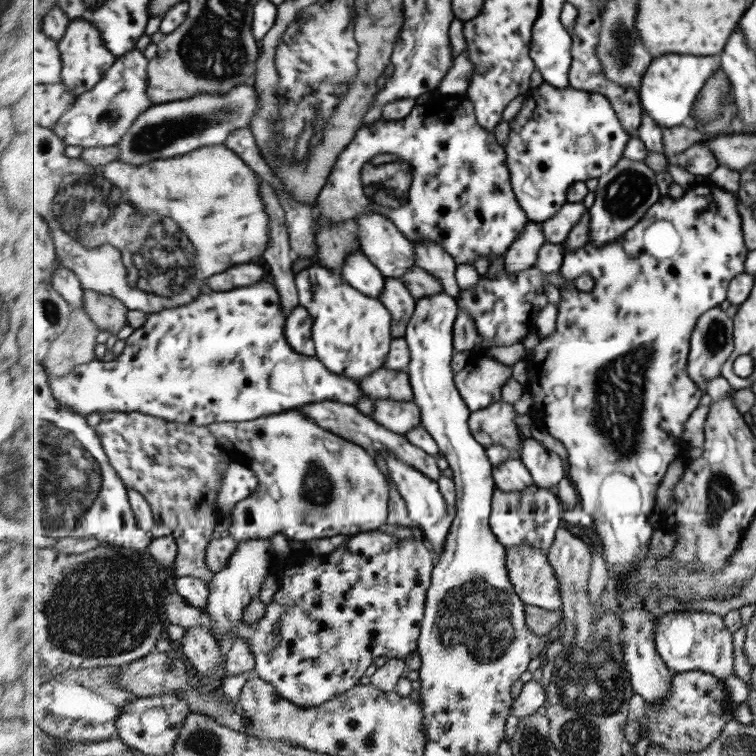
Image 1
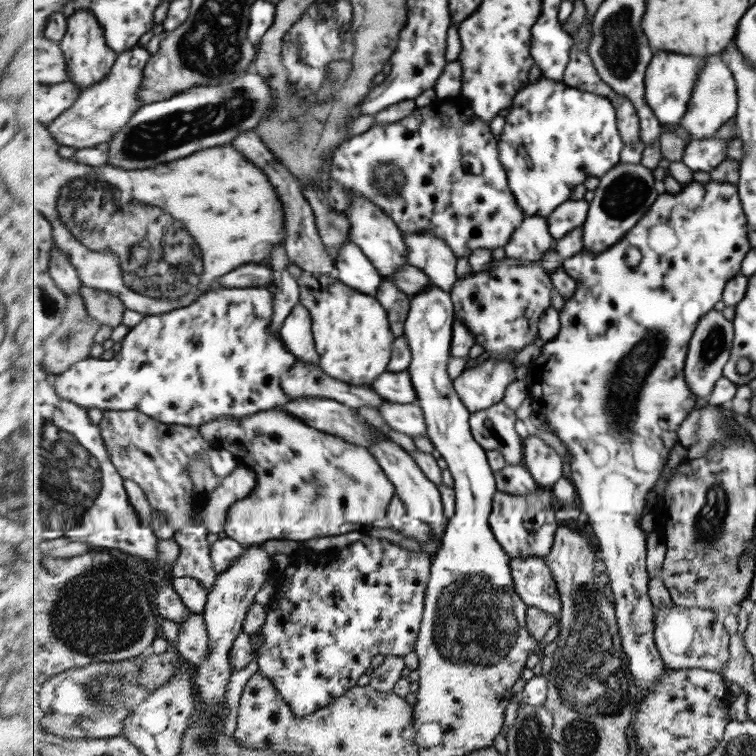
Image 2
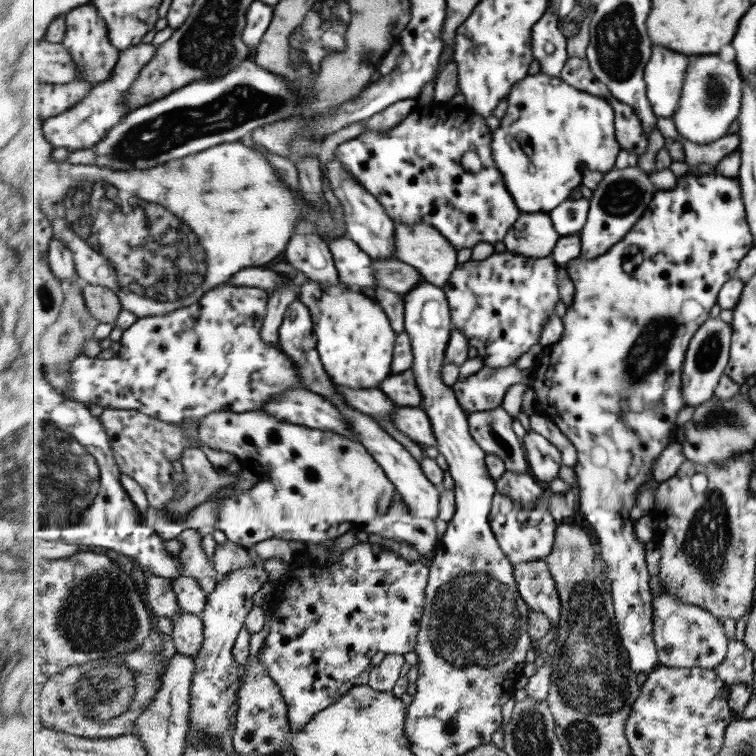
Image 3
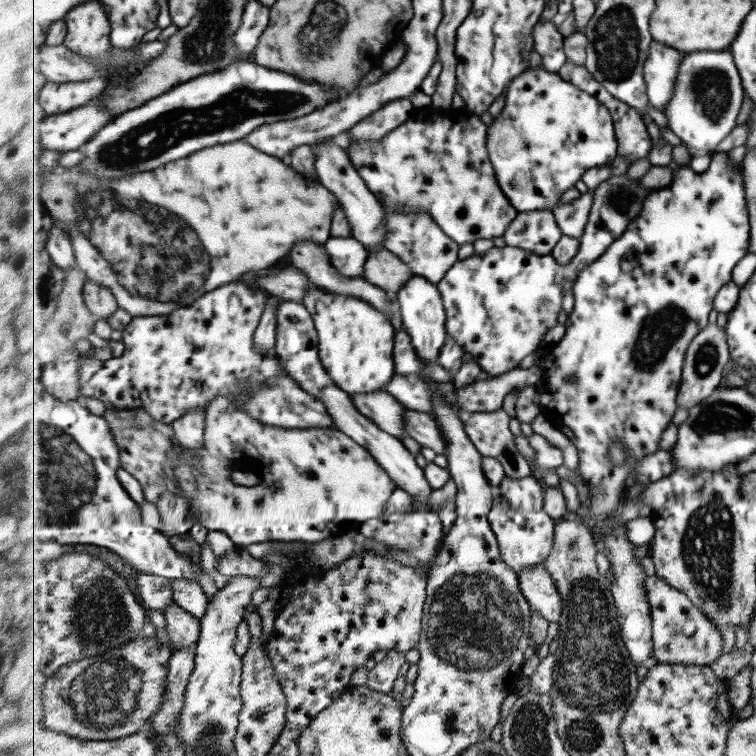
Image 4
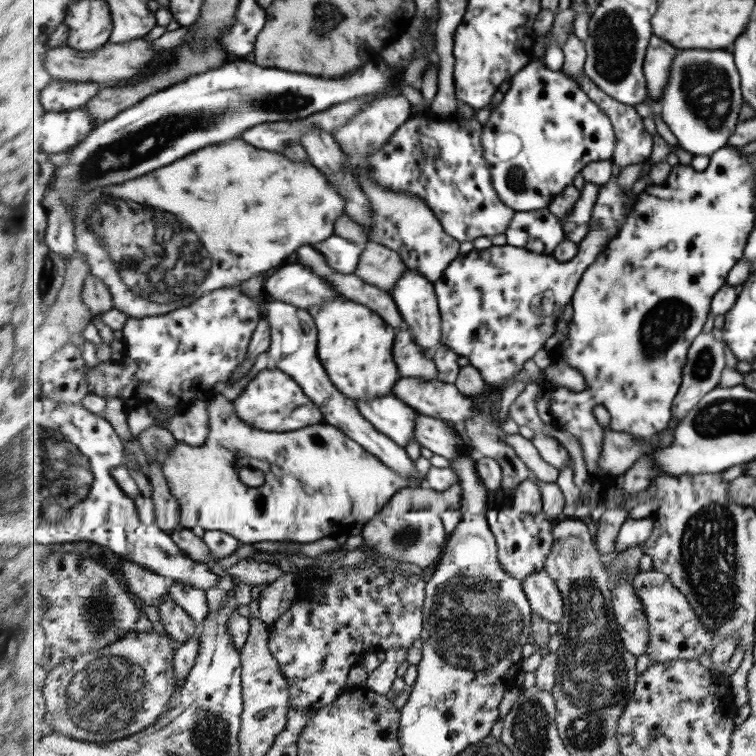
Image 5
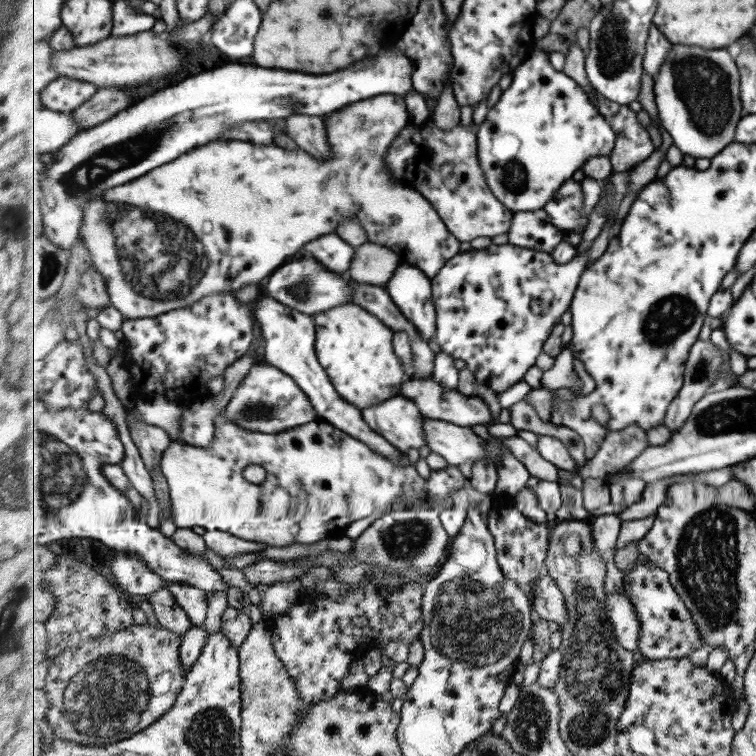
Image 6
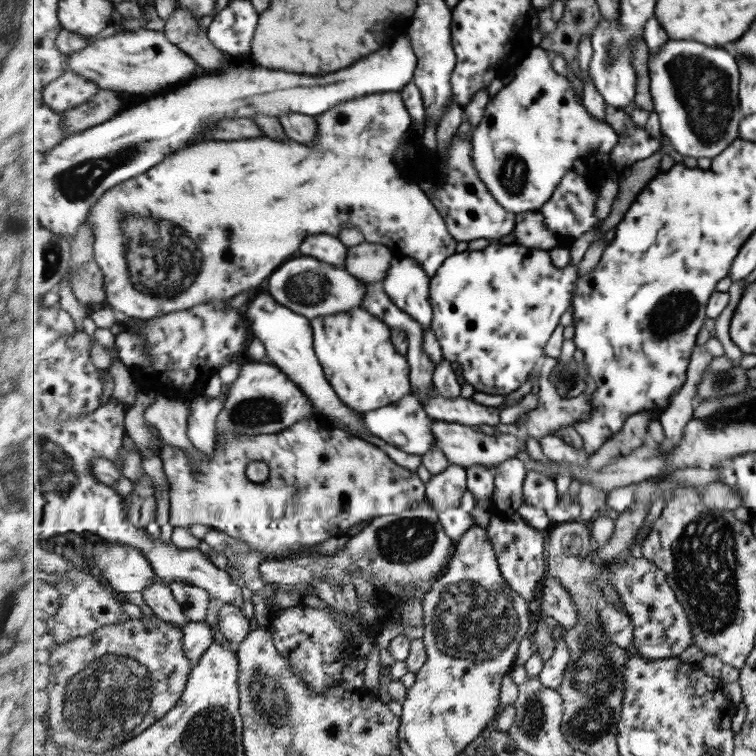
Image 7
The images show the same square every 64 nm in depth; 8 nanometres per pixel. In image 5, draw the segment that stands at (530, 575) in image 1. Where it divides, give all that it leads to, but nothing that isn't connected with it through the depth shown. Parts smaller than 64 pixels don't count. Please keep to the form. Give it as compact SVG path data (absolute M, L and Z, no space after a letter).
M545 570L528 576L524 582L532 612L559 624L564 617L564 598L556 580Z

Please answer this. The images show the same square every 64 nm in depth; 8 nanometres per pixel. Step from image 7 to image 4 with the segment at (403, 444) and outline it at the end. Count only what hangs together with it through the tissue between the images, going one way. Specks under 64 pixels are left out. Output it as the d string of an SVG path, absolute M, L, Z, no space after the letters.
M385 390L351 396L359 412L370 417L383 431L397 439L407 436L405 428L408 408L390 392Z

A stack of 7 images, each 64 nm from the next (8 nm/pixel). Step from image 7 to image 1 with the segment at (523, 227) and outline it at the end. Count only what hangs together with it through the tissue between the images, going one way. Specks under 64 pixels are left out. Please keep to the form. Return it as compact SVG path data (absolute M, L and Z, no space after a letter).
M529 222L505 254L505 268L512 273L535 266L539 253L548 242L541 223Z

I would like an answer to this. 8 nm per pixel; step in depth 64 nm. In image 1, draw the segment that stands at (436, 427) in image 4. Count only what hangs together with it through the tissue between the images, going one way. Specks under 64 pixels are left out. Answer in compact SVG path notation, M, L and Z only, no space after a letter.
M376 399L372 416L381 426L405 436L422 424L422 410L414 400Z

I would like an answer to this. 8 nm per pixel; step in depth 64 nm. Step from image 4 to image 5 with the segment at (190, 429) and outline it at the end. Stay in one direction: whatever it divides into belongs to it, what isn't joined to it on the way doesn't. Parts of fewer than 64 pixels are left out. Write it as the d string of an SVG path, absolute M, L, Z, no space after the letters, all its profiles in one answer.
M209 399L198 400L183 414L169 420L167 429L179 443L191 444L191 447L201 447L207 443L210 430L210 403Z

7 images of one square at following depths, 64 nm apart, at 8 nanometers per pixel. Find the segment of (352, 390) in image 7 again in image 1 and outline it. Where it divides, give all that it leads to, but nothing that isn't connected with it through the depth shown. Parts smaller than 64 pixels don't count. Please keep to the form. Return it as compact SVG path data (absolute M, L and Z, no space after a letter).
M313 265L304 268L296 275L296 283L300 296L300 305L314 317L314 341L316 346L316 356L323 364L327 364L327 368L331 368L331 372L339 376L351 378L357 383L375 371L378 371L386 363L387 357L390 355L390 348L394 342L392 328L394 319L390 309L383 304L379 298L370 297L354 285L349 284L341 272L336 272L325 268L321 265Z

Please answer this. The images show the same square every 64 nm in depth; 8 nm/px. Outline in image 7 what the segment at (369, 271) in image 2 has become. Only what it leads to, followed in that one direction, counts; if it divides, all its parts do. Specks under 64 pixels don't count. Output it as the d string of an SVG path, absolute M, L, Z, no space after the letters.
M322 234L307 238L298 255L311 256L335 266L346 266L348 248L338 236Z

